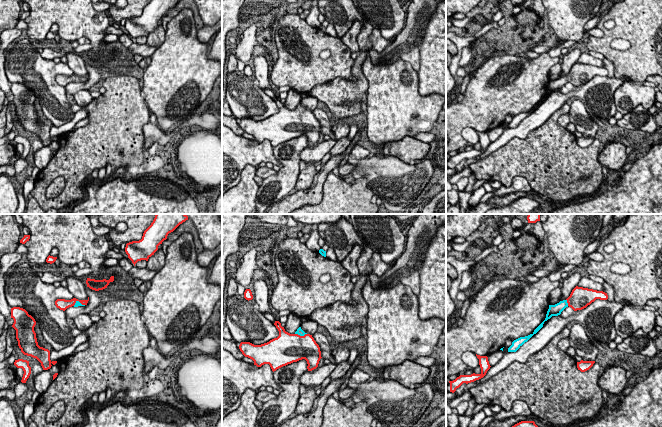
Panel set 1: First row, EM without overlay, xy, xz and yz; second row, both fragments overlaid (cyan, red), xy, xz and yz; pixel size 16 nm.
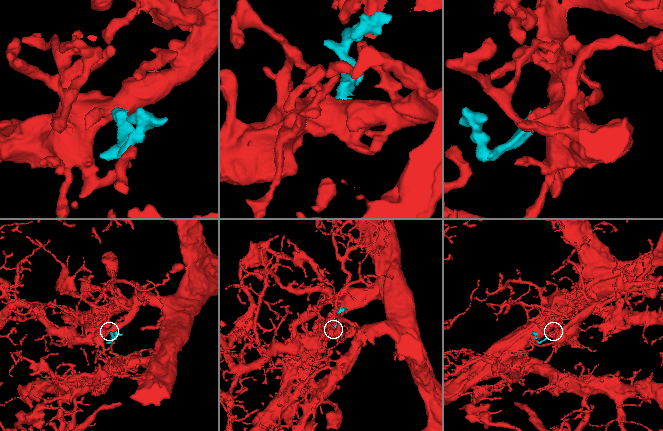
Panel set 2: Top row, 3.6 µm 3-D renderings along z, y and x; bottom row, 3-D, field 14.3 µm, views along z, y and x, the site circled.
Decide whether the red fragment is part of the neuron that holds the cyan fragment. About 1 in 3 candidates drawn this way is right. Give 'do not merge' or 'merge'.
merge

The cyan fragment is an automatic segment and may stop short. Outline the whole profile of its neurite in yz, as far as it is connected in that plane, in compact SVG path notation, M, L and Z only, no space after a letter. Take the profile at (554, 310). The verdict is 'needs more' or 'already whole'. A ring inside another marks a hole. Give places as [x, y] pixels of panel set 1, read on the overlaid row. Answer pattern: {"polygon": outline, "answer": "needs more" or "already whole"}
{"polygon": "M576 286L570 296L555 305L549 305L545 320L528 336L520 337L512 342L508 348L508 352L516 352L525 342L527 342L534 334L536 334L542 327L545 321L552 316L558 316L566 307L571 307L574 311L582 310L594 302L596 299L607 300L608 295L603 291L583 288Z", "answer": "needs more"}

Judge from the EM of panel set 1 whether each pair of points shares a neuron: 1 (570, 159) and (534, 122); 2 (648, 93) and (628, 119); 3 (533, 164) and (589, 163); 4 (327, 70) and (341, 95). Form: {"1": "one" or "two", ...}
{"1": "two", "2": "two", "3": "one", "4": "two"}

